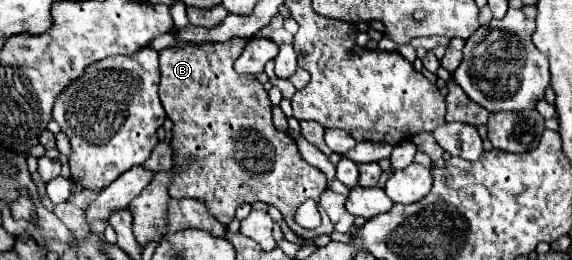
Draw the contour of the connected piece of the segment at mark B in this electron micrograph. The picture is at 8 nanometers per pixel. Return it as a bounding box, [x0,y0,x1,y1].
[159,38,334,240]

